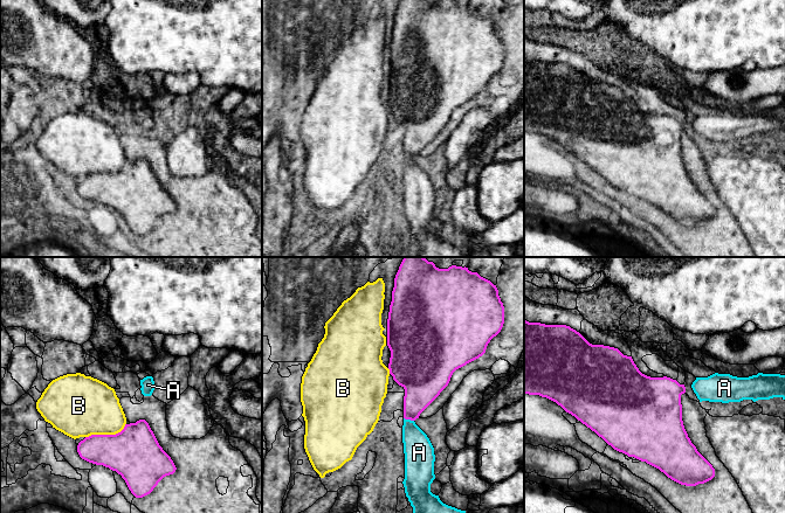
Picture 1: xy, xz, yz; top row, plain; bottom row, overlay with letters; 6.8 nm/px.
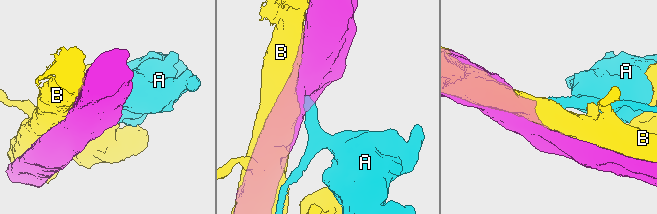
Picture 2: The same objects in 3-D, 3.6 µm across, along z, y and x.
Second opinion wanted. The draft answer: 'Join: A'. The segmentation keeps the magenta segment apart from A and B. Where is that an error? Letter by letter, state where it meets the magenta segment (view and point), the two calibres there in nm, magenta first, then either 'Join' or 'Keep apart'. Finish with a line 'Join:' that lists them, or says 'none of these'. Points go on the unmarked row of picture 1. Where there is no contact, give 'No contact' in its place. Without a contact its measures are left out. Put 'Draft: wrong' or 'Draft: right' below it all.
A: Touches magenta at xz (408, 157). Thickness 240 nm (magenta) against 200 nm. Join
B: Touches magenta at xy (107, 173). Thickness 360 nm (magenta) against 400 nm. Keep apart
Join: A
Draft: right

